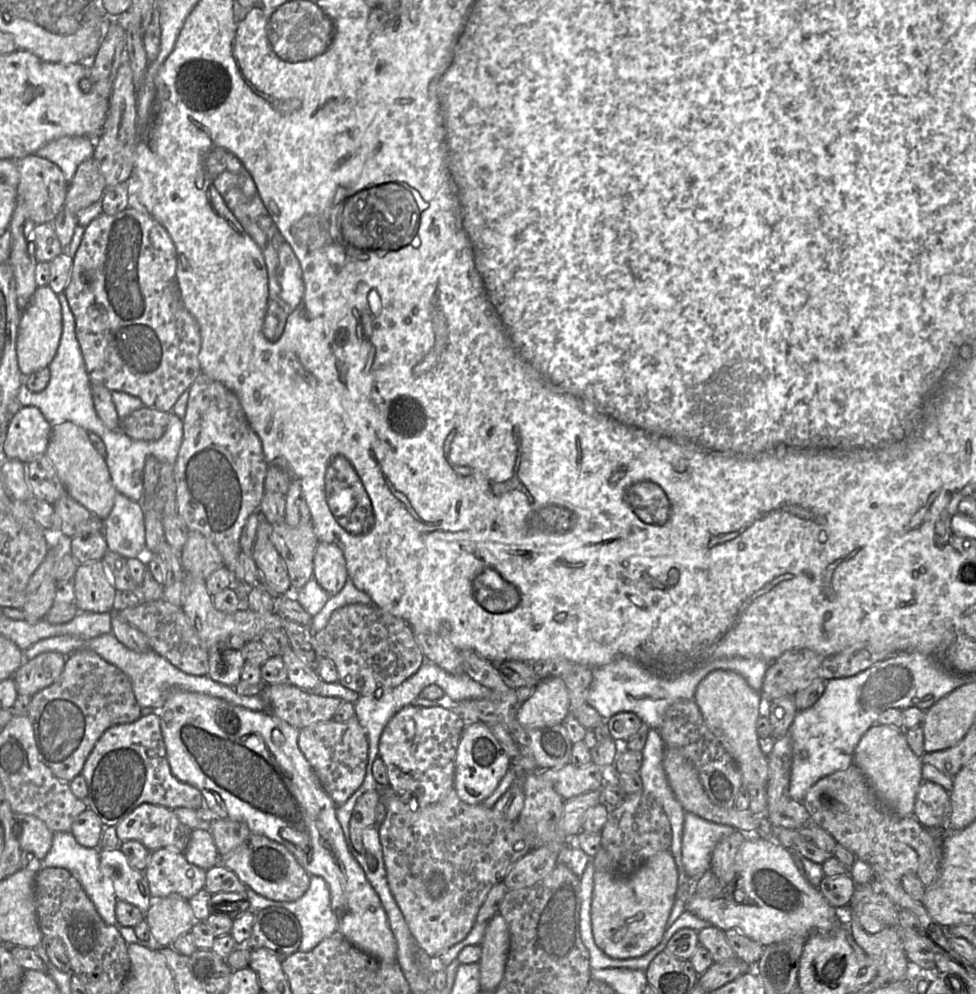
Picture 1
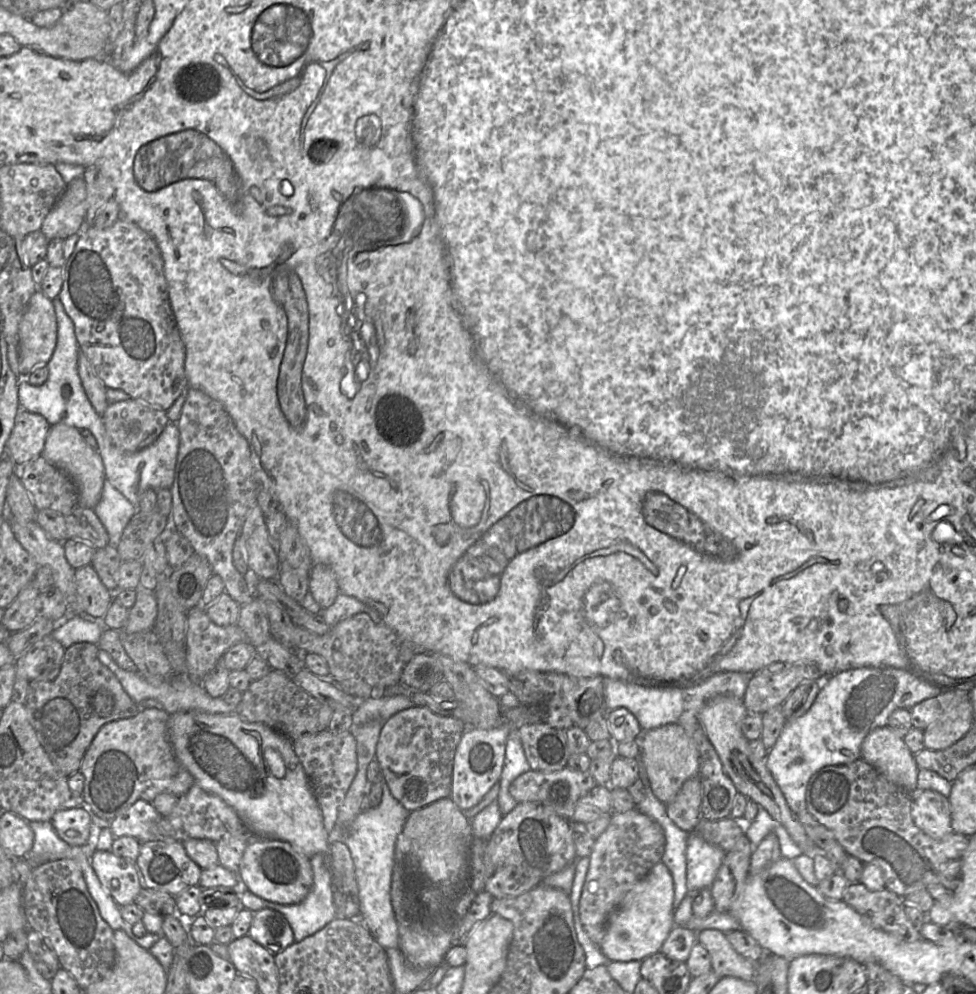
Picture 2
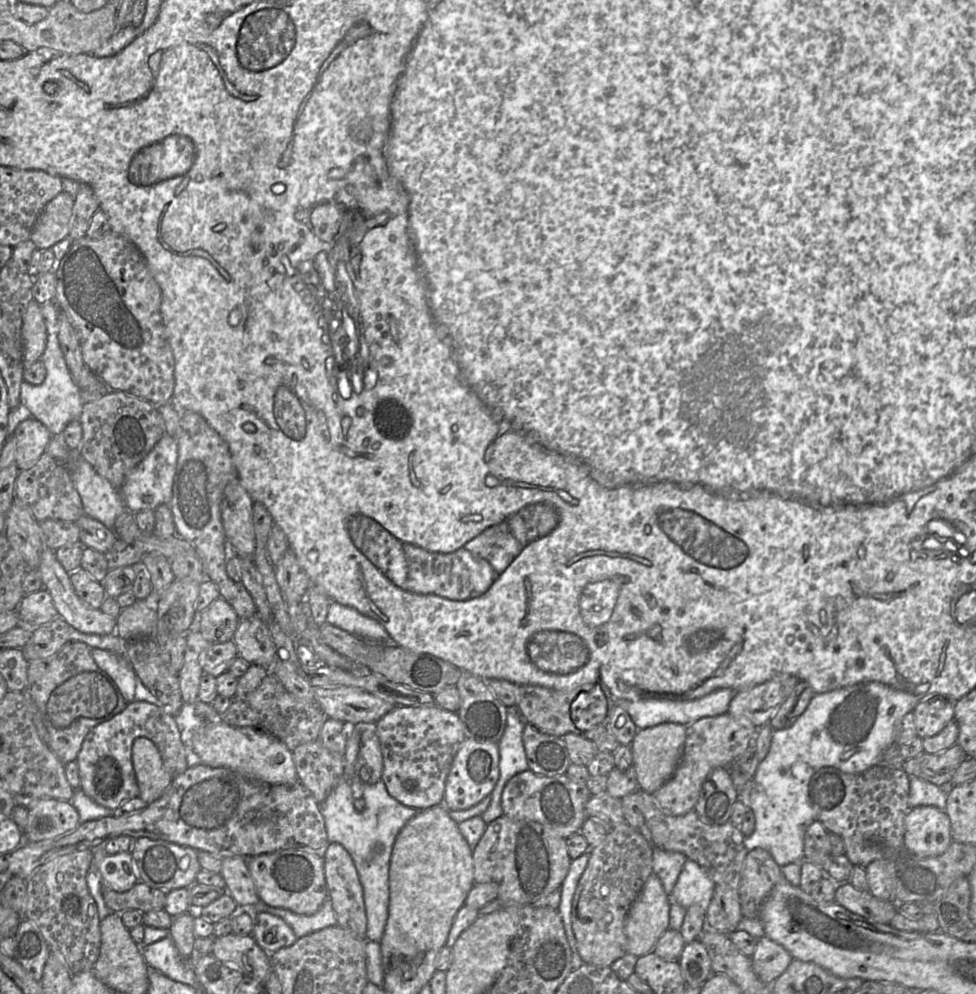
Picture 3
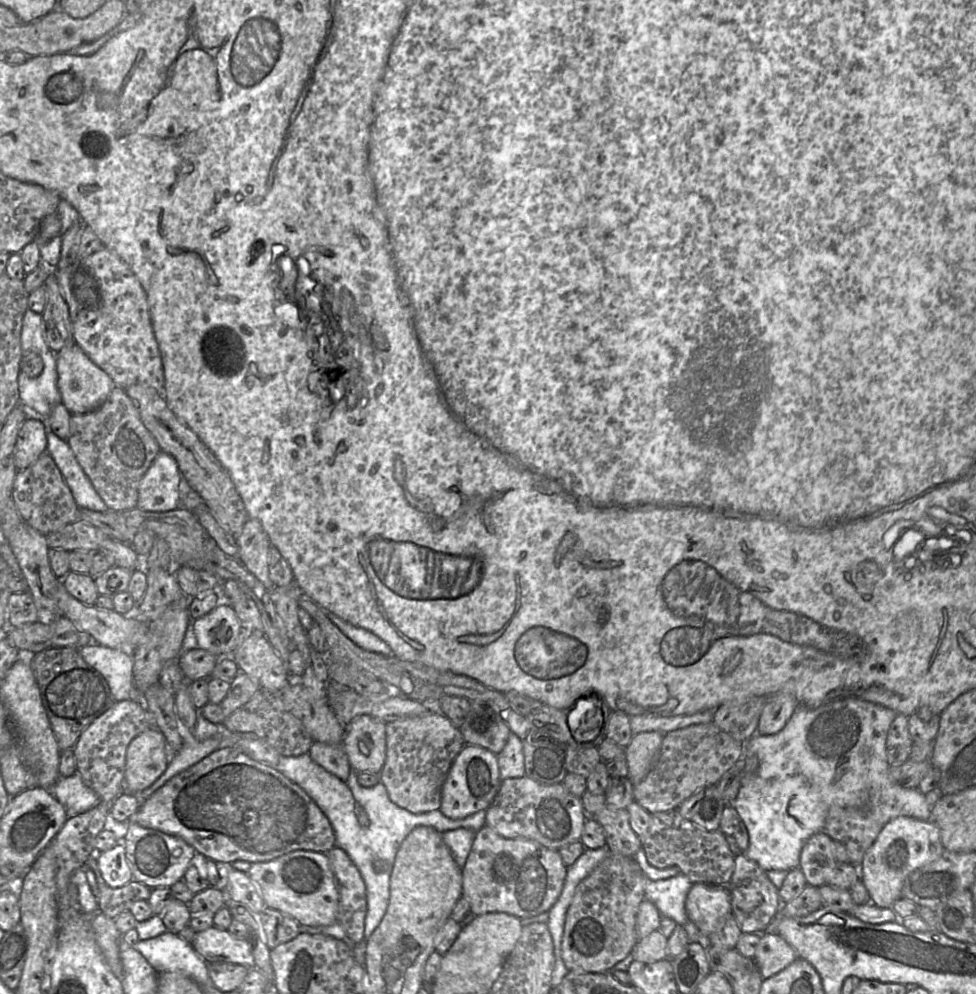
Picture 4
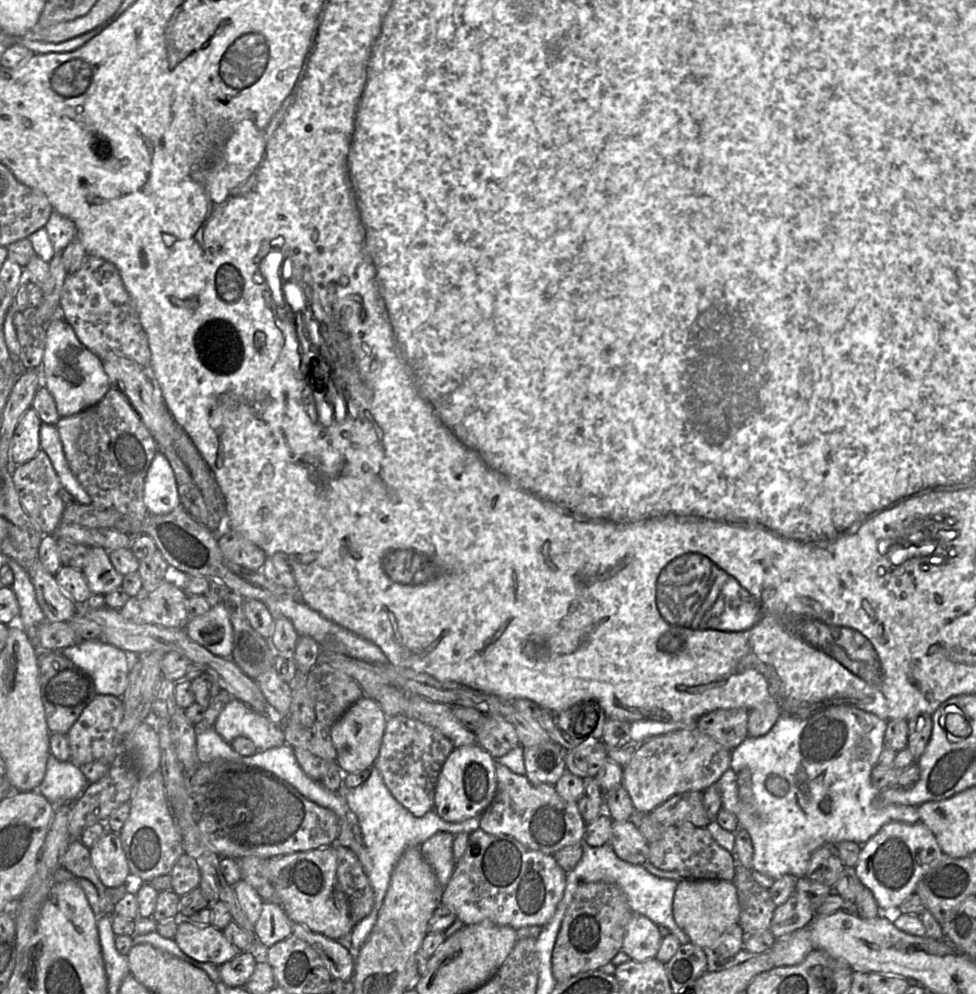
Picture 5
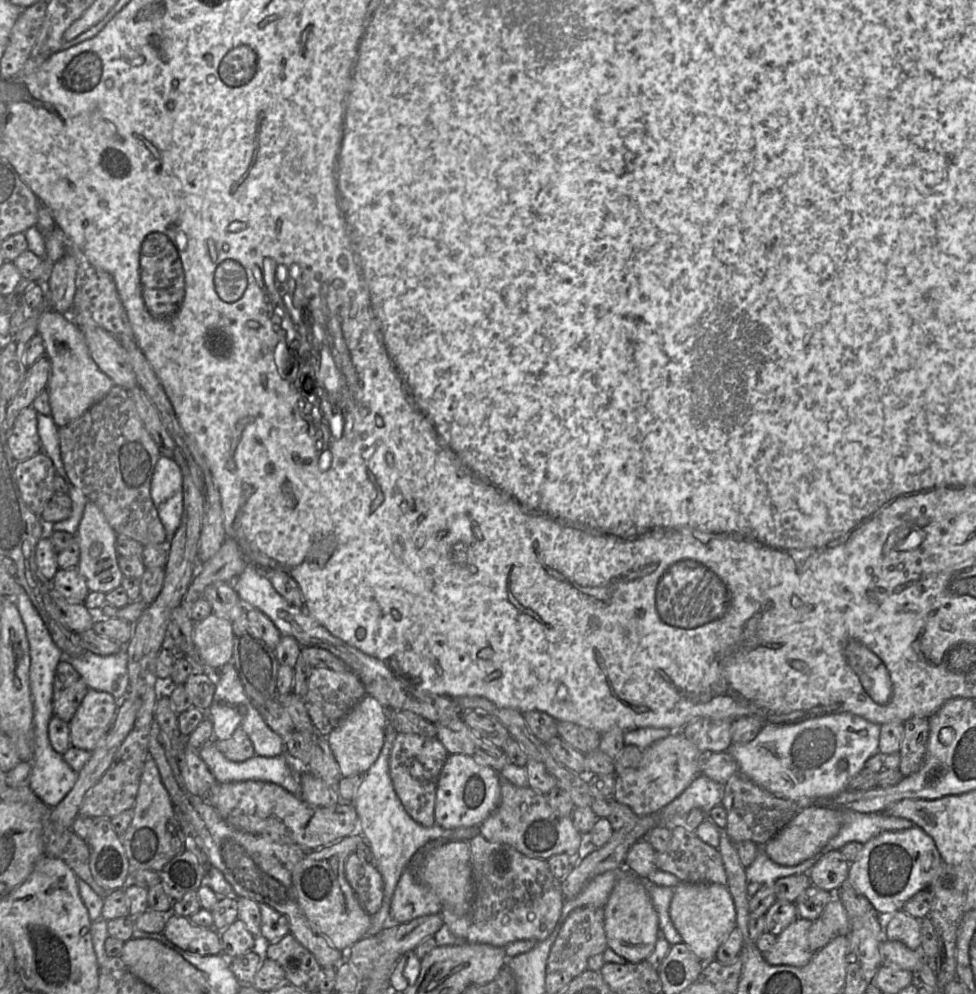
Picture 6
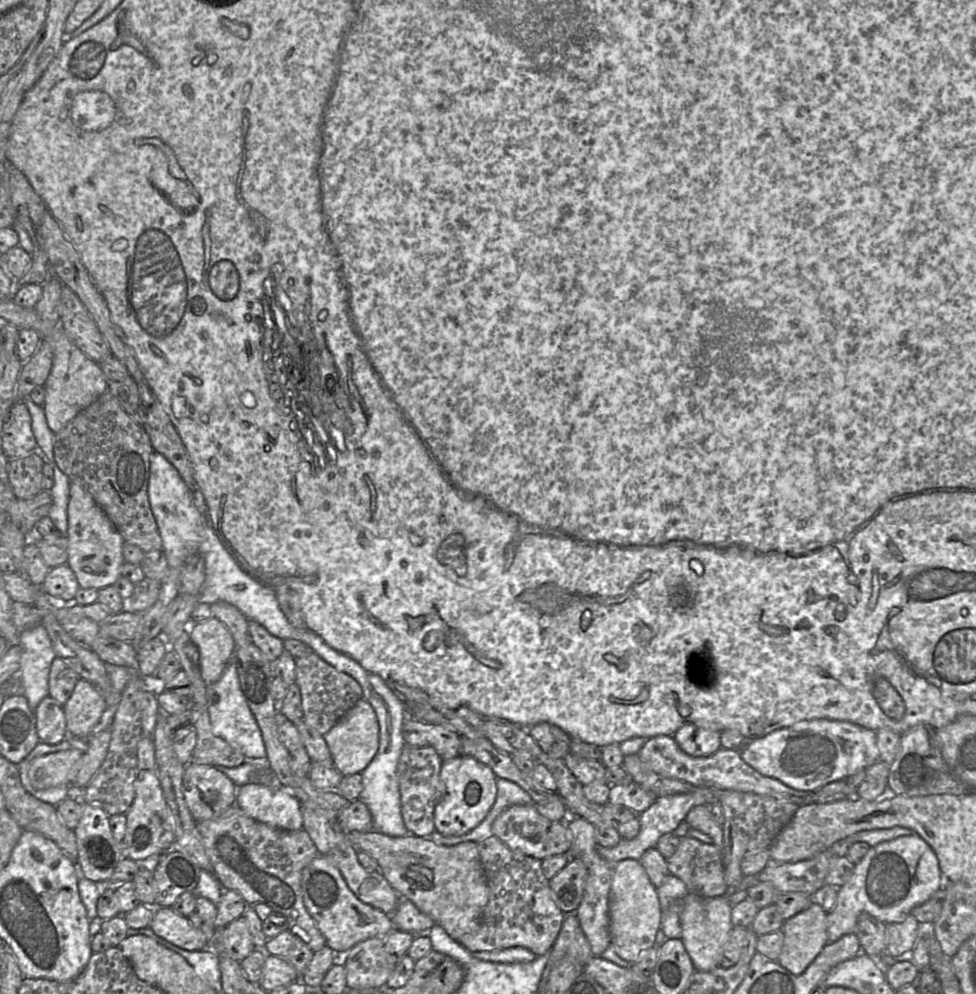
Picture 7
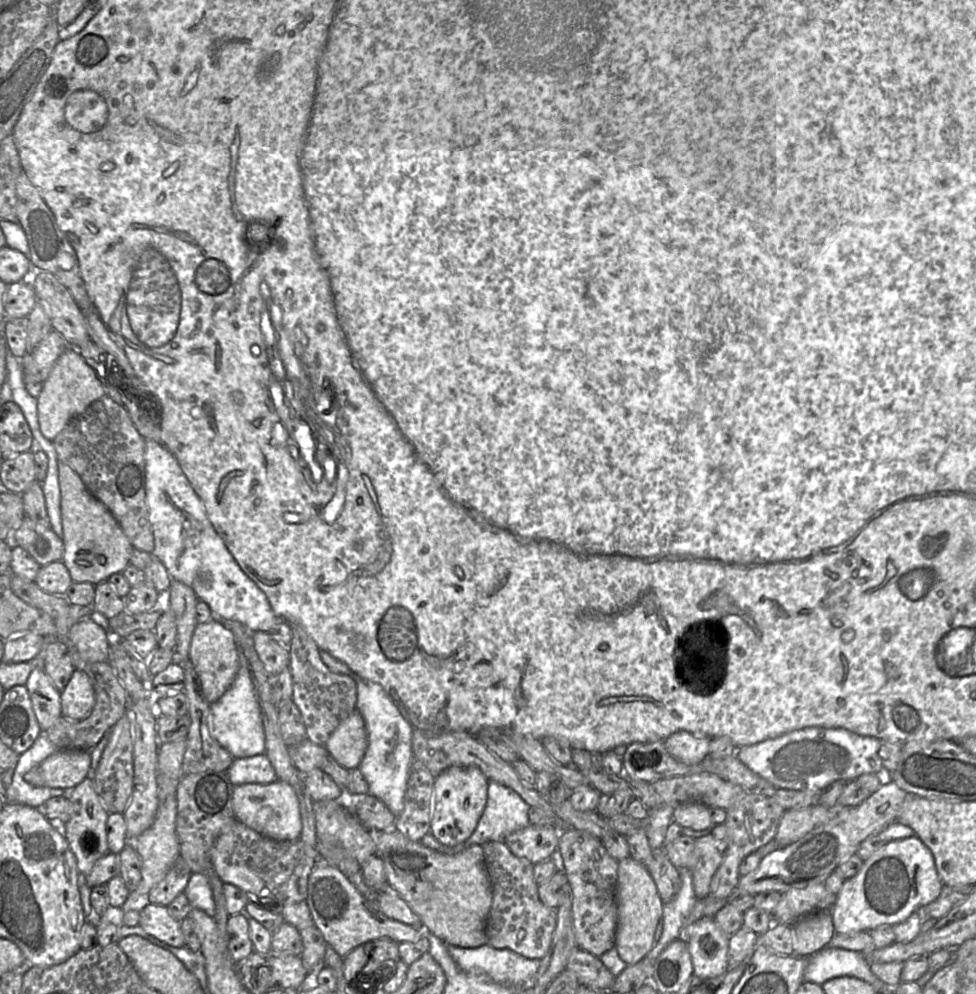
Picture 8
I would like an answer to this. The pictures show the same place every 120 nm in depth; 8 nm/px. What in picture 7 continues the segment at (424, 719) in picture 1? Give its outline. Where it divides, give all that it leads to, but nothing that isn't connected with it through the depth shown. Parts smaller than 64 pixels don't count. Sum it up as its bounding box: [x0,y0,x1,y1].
[398,744,443,837]

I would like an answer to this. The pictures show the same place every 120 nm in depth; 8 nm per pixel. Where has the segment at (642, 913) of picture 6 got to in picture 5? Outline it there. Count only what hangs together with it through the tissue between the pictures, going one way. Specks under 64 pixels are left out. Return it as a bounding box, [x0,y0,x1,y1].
[621,914,662,962]

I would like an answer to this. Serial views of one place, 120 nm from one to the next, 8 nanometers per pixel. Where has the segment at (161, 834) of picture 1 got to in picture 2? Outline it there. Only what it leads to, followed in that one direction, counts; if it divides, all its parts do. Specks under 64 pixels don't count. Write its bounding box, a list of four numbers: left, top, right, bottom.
[110,800,169,843]

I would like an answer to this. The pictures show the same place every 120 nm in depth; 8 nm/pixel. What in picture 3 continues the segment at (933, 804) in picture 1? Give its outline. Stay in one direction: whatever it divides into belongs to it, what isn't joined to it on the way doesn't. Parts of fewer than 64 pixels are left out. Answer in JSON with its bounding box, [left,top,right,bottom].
[904,806,952,857]

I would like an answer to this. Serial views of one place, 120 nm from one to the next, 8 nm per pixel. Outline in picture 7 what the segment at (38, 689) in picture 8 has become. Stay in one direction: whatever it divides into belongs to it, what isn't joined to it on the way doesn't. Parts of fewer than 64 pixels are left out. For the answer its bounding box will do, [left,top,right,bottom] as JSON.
[34,696,68,744]

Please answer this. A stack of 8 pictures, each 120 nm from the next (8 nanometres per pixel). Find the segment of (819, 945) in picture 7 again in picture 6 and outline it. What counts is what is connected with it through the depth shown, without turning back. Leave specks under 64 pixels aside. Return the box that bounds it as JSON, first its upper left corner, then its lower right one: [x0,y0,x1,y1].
[763,917,816,965]

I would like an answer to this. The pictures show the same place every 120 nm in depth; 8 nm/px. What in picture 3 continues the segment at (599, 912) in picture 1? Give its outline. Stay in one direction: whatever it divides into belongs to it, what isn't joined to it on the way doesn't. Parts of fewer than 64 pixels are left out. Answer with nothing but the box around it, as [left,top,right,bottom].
[625,873,670,957]

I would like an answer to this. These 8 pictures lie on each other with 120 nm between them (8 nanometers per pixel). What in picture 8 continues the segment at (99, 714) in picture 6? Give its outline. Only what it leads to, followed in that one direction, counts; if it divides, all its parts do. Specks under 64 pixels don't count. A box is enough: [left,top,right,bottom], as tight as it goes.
[60,669,95,721]

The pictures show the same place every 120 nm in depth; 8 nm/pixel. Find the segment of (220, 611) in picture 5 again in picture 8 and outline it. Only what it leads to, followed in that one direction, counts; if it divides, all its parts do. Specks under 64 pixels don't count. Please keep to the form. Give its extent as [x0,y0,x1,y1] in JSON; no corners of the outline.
[189,617,239,704]

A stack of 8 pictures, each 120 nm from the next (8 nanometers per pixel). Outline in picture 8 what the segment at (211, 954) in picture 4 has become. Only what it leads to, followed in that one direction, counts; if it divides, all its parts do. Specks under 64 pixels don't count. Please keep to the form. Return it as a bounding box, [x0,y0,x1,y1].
[139,902,185,947]

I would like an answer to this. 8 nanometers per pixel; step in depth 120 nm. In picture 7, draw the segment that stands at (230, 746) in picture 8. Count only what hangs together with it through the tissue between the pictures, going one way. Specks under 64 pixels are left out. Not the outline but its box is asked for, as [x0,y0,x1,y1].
[207,651,270,788]

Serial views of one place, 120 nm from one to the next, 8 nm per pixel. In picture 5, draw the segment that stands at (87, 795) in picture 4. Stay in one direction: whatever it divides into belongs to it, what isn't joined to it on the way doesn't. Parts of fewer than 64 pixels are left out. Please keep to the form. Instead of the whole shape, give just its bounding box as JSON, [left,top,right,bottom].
[36,754,88,805]

